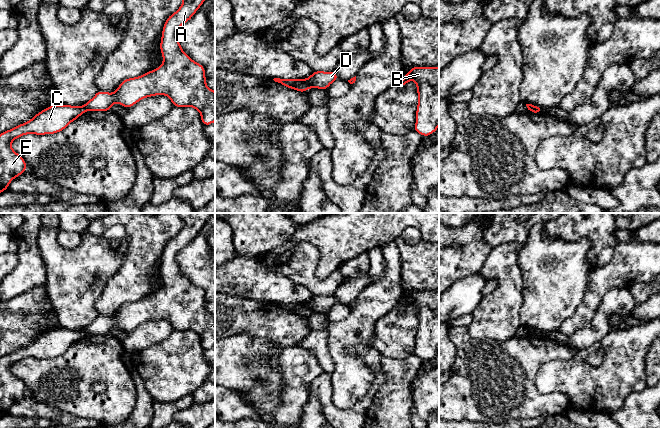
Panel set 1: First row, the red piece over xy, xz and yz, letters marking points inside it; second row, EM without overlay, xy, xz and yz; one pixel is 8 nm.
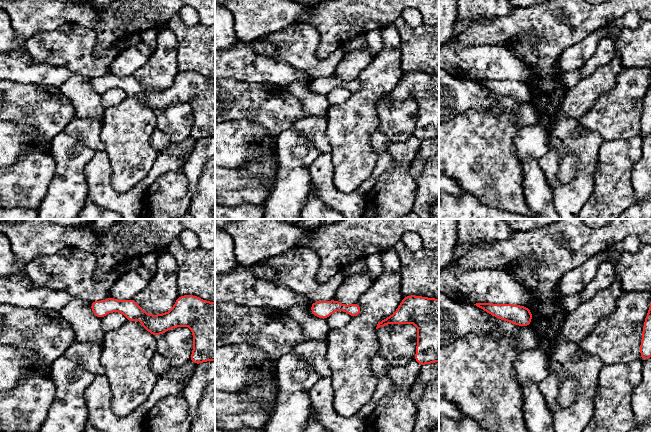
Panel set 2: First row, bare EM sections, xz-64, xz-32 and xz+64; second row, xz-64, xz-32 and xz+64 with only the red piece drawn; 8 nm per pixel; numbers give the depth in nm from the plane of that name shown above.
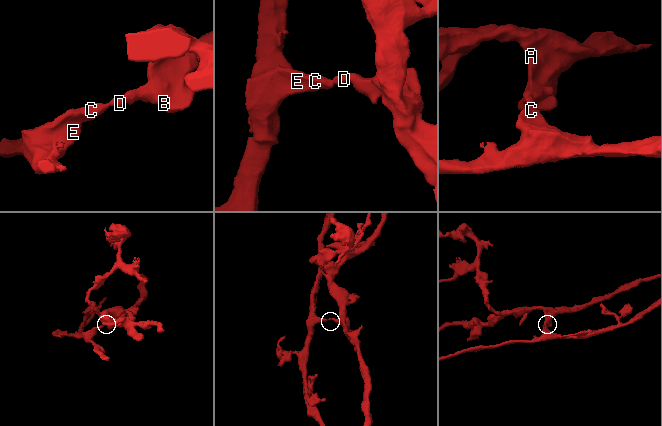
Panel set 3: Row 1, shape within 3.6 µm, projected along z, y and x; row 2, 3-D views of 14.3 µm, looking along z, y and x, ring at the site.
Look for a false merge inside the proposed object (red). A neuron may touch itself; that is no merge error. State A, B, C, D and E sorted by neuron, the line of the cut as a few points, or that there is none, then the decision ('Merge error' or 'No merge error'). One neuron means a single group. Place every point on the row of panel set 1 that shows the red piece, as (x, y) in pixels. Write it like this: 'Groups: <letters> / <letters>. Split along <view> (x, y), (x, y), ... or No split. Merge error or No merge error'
Groups: A B D / C E. Split along xz (307, 79), (311, 86). Merge error

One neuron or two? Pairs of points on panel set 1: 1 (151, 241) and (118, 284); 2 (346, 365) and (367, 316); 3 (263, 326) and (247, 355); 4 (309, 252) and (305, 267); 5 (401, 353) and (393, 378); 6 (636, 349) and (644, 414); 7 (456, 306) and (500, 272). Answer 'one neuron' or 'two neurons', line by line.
1: one neuron
2: one neuron
3: two neurons
4: one neuron
5: two neurons
6: two neurons
7: two neurons

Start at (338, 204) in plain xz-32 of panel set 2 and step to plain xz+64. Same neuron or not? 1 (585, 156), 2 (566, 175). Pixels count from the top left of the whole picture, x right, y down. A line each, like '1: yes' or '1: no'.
1: yes
2: no

